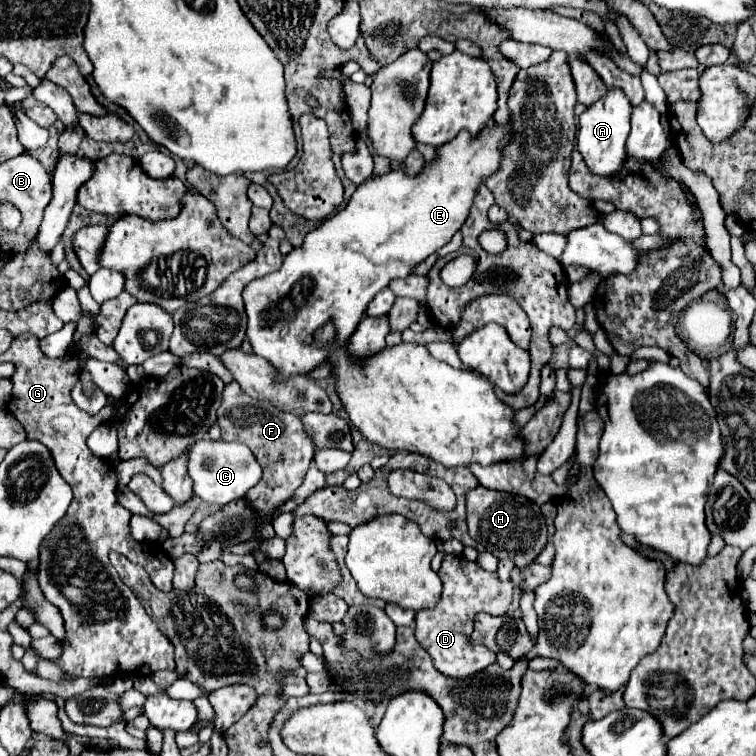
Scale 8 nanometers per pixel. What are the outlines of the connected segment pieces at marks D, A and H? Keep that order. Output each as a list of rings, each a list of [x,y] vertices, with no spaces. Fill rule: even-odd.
[[[446,556],[438,574],[444,580],[446,594],[442,594],[442,598],[438,600],[438,604],[432,610],[416,612],[416,618],[414,618],[416,638],[418,638],[420,646],[434,658],[434,666],[442,674],[452,676],[452,678],[472,676],[496,662],[496,654],[490,652],[486,646],[470,644],[474,616],[478,612],[506,614],[512,604],[514,584],[510,580],[500,582],[498,574],[484,570],[478,564],[468,562],[462,556]]]
[[[610,90],[600,102],[588,108],[578,120],[578,150],[584,156],[584,162],[592,174],[598,176],[614,176],[624,166],[624,142],[630,134],[630,114],[632,106],[622,90]]]
[[[476,486],[466,496],[468,510],[468,530],[476,542],[486,544],[488,552],[492,552],[498,560],[510,558],[516,566],[528,566],[542,552],[548,542],[546,522],[540,512],[540,506],[524,496],[490,490],[484,486]]]

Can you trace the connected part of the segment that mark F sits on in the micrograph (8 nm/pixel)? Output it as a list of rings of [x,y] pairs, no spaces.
[[[230,382],[224,388],[224,398],[218,408],[218,426],[222,430],[222,440],[244,442],[260,462],[264,474],[260,482],[248,490],[246,498],[258,510],[258,514],[268,520],[288,498],[292,498],[294,490],[304,480],[304,474],[314,458],[312,440],[308,434],[304,434],[302,422],[296,414],[286,414],[270,402],[248,398],[238,382]]]

